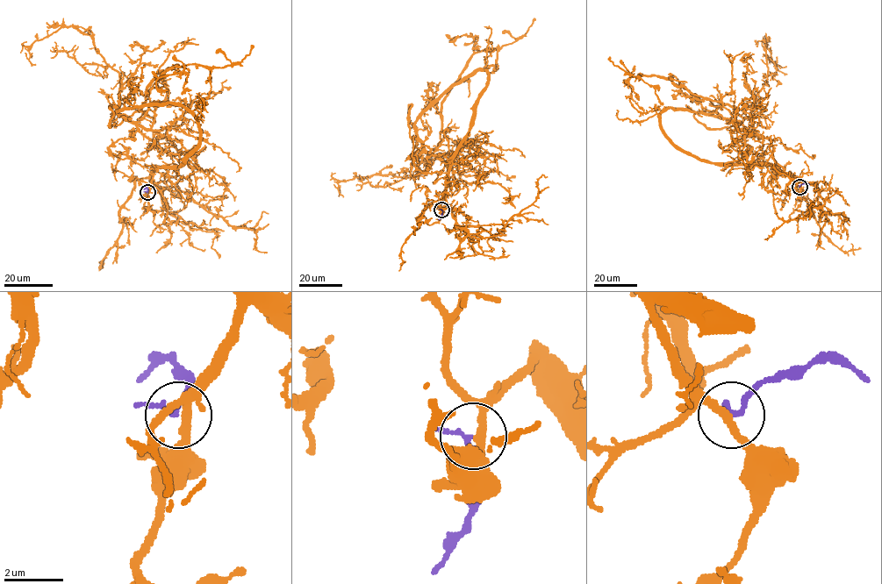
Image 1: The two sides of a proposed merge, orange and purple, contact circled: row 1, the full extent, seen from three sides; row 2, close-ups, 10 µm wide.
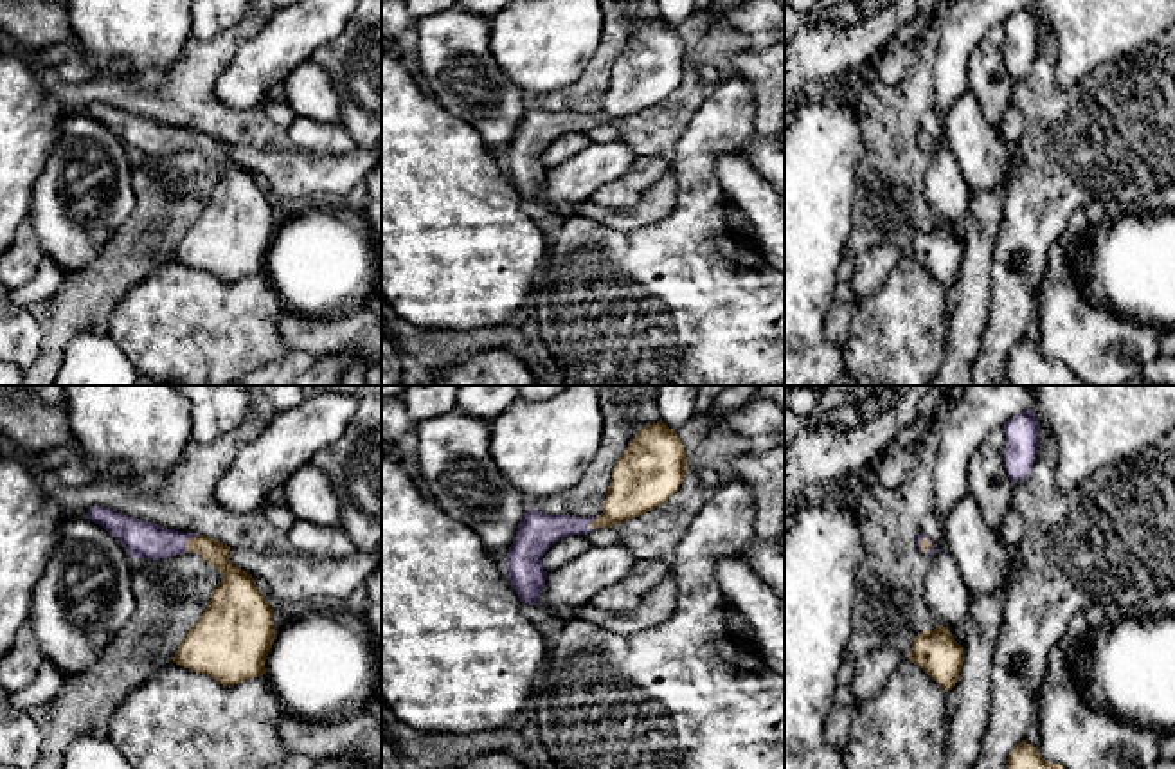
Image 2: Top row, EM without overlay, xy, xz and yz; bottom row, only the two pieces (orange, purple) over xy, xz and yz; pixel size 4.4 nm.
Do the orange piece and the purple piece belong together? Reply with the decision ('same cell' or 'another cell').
same cell

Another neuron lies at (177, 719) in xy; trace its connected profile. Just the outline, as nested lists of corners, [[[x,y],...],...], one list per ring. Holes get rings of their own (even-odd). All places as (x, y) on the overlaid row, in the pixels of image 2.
[[[173,661],[117,706],[108,738],[133,769],[266,769],[290,755],[279,737],[283,713],[265,675],[223,686]]]

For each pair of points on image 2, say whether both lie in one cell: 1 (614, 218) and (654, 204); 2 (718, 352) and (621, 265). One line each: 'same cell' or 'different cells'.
1: same cell
2: same cell

